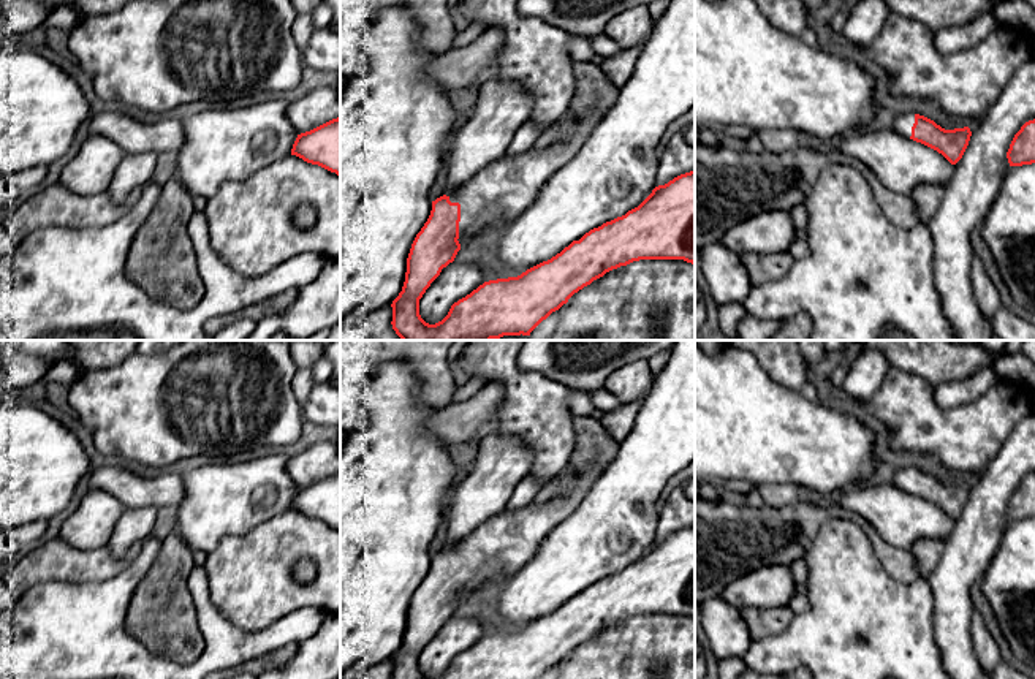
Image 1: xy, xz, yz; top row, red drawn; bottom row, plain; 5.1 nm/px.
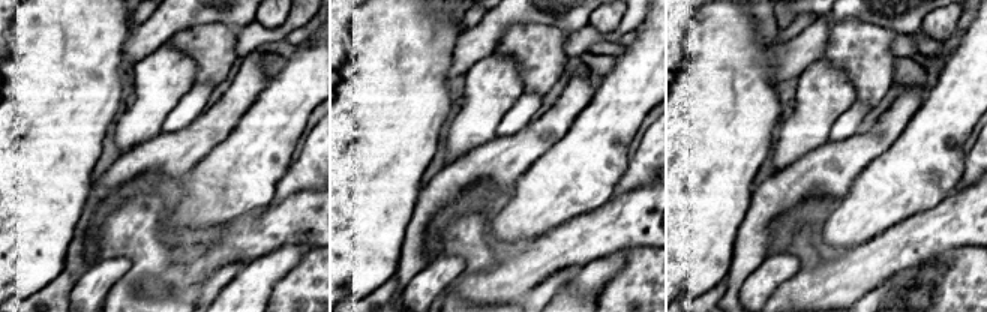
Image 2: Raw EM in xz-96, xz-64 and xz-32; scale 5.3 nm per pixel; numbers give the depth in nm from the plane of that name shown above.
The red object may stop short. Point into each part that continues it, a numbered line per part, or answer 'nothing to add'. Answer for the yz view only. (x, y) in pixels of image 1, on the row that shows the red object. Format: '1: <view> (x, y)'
1: yz (904, 122)

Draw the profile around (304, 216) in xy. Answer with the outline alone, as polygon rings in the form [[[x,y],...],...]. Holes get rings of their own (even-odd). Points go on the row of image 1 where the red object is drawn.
[[[301,204],[291,215],[298,228],[310,228],[317,222],[317,214],[310,204]]]

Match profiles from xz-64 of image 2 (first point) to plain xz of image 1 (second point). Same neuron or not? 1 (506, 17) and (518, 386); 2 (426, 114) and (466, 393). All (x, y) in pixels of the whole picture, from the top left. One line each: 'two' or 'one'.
1: two
2: two

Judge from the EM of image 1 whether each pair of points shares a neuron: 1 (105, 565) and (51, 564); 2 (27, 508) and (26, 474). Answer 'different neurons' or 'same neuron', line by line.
1: same neuron
2: same neuron

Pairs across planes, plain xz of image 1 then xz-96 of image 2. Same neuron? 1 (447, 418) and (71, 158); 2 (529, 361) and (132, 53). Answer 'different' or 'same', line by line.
1: different
2: same

